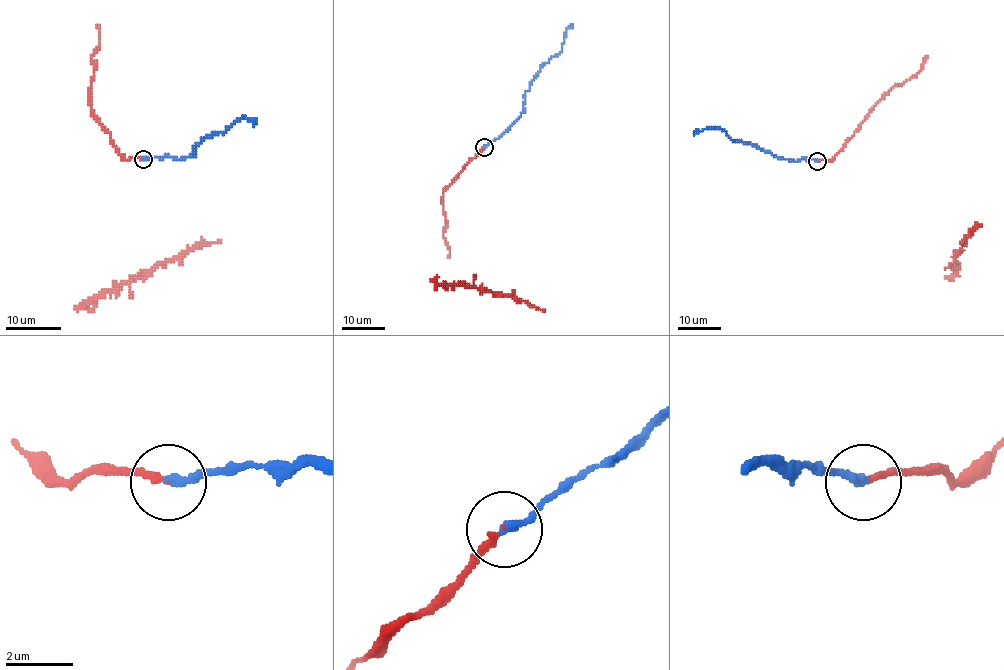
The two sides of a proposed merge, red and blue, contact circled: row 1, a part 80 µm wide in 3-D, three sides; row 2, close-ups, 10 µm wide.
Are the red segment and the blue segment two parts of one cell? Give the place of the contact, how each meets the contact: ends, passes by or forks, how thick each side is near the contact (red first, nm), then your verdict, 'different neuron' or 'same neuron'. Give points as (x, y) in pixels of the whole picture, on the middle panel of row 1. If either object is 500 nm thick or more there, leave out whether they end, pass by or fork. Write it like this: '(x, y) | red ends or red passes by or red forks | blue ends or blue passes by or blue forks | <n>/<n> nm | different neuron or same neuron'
(484, 147) | red ends | blue ends | 200/260 nm | same neuron

